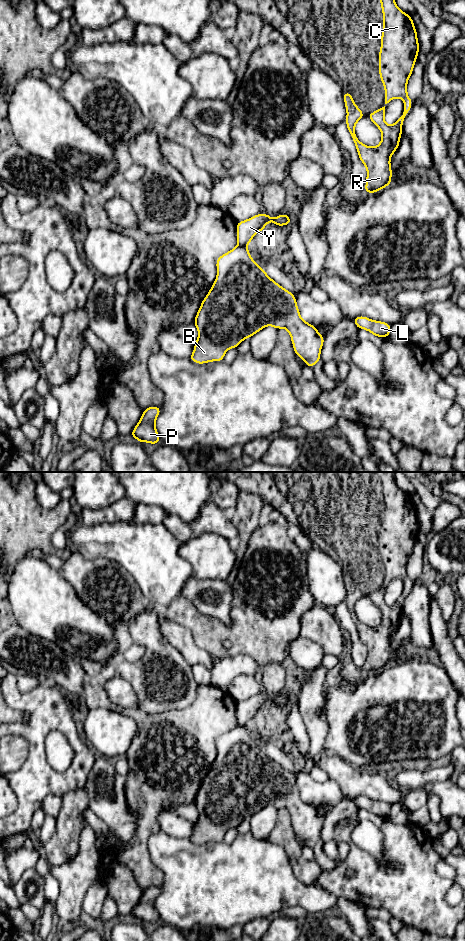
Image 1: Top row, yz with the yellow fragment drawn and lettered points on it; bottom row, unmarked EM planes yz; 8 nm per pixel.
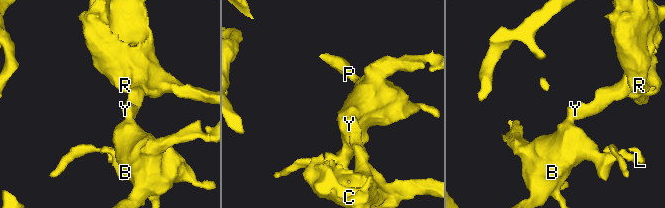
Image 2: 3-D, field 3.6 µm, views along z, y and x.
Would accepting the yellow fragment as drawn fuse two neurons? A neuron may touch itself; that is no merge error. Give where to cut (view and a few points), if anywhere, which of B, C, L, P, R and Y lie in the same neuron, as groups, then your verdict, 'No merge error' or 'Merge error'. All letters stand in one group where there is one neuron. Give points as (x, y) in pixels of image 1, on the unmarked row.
Split along yz (238, 724), (243, 726). Groups: B L P / C R Y. Merge error

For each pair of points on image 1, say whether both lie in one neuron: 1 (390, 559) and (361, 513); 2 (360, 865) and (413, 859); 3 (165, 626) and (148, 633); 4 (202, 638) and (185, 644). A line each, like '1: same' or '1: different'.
1: same
2: same
3: different
4: different

